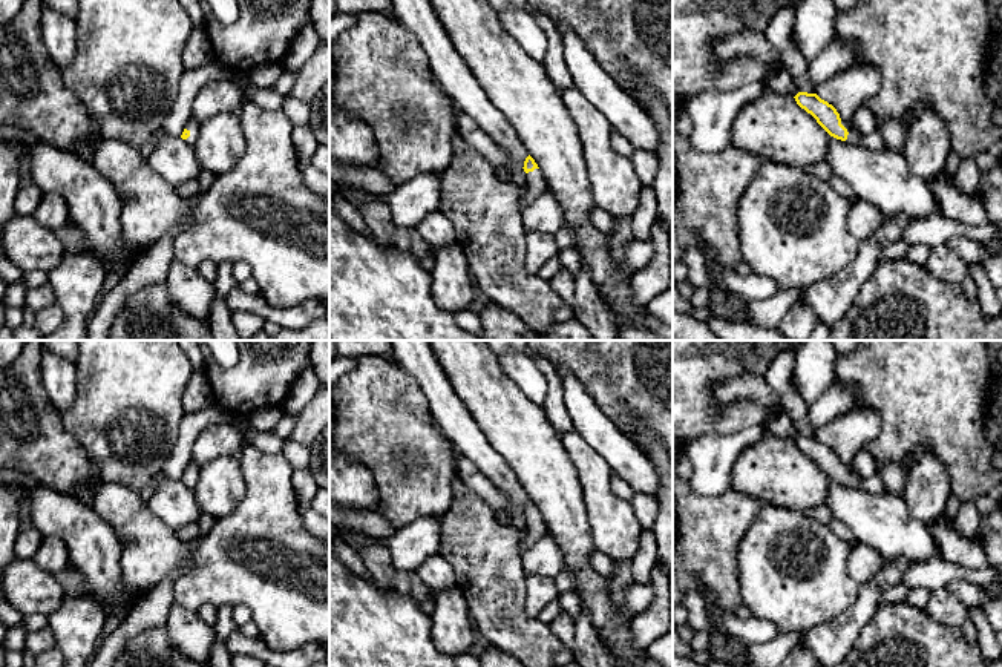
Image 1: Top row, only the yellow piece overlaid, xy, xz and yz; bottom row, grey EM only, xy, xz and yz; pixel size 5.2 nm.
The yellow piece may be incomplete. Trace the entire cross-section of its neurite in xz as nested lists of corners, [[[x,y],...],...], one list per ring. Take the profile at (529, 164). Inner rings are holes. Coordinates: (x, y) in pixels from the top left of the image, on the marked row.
[[[530,155],[526,158],[522,169],[527,173],[527,186],[522,189],[519,196],[521,212],[524,212],[530,202],[547,189],[544,175]]]

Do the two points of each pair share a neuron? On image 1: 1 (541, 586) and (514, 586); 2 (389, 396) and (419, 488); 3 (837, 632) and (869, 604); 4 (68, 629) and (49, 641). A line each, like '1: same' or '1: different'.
1: different
2: same
3: same
4: different

